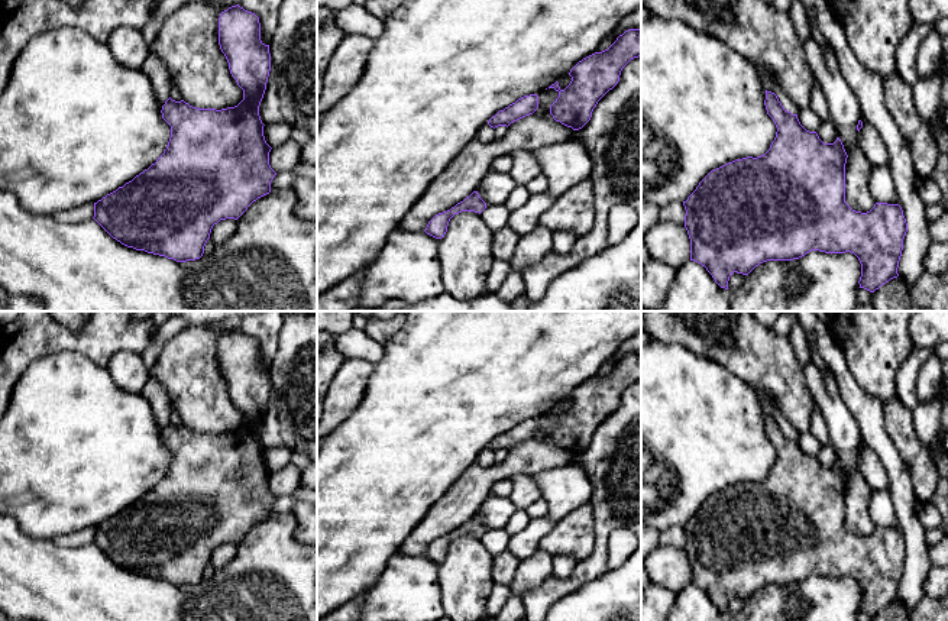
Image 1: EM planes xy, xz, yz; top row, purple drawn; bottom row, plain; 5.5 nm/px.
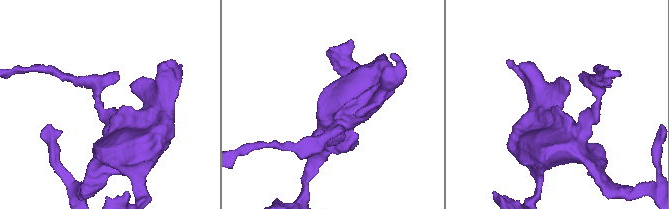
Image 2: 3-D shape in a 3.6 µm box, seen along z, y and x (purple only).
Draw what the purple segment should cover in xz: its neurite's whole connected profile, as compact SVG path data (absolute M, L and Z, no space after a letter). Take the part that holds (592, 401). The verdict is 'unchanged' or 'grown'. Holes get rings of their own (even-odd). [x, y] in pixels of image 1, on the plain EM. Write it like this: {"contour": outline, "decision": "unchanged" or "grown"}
{"contour": "M628 353L608 373L579 385L570 394L572 405L564 414L557 405L549 411L559 417L550 430L553 443L573 455L582 453L591 444L598 426L618 408L622 392L638 381L641 353Z", "decision": "unchanged"}

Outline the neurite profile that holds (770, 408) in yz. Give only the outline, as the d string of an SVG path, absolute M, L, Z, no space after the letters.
M767 398L767 402L764 404L764 411L767 415L771 415L777 420L784 434L790 436L792 439L799 439L800 433L780 414L771 398Z

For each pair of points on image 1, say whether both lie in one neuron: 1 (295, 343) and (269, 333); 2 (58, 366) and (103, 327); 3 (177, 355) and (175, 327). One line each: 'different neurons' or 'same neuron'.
1: different neurons
2: different neurons
3: different neurons

